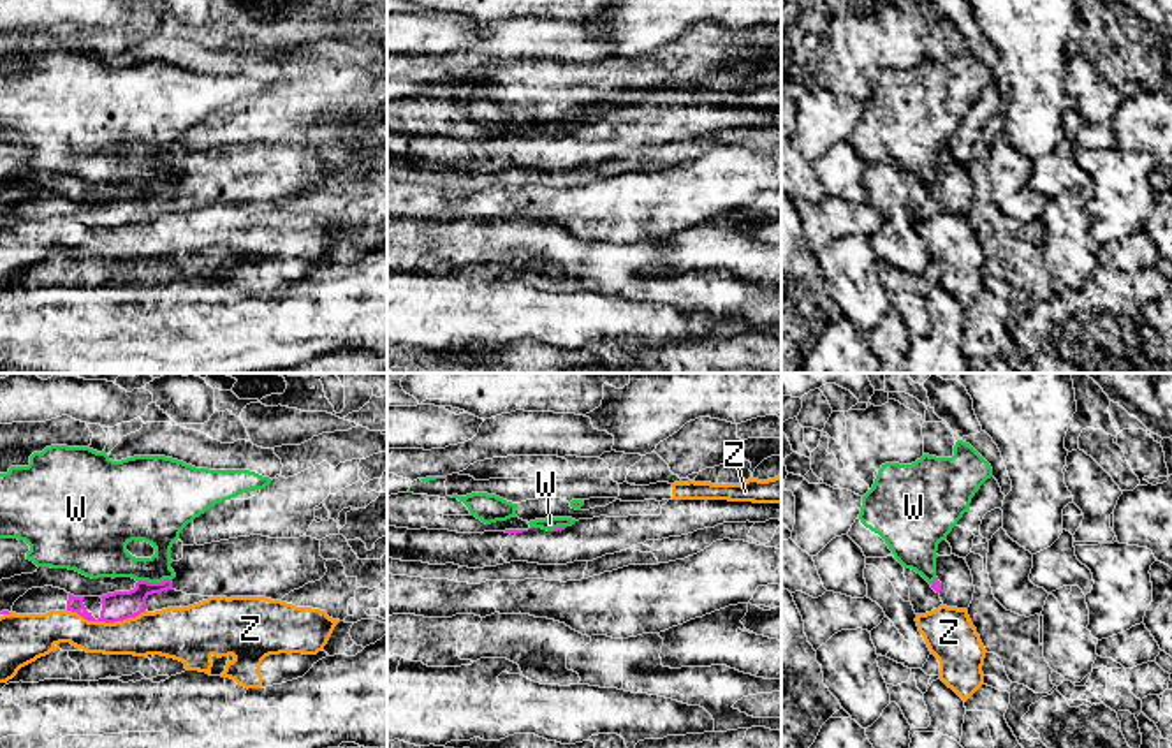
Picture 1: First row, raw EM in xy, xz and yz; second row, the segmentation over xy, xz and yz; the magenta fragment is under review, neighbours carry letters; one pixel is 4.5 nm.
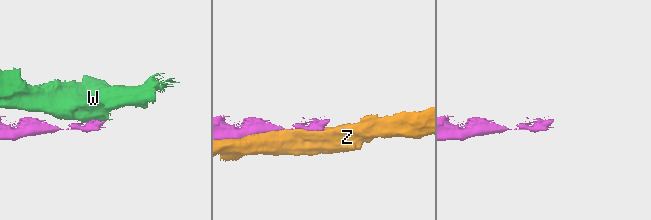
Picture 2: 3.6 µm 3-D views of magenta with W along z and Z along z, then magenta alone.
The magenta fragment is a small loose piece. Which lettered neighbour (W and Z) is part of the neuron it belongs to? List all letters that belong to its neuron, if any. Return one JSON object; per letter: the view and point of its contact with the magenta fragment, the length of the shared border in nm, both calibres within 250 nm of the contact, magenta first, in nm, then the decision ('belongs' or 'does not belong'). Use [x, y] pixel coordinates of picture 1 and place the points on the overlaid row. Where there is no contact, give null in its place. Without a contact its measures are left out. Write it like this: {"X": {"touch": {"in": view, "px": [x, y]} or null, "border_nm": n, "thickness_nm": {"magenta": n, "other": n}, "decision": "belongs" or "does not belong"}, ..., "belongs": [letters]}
{"W": {"touch": {"in": "xy", "px": [153, 583]}, "border_nm": 160, "thickness_nm": {"magenta": 140, "other": 190}, "decision": "does not belong"}, "Z": {"touch": {"in": "xy", "px": [106, 622]}, "border_nm": 360, "thickness_nm": {"magenta": 140, "other": 200}, "decision": "does not belong"}, "belongs": []}

